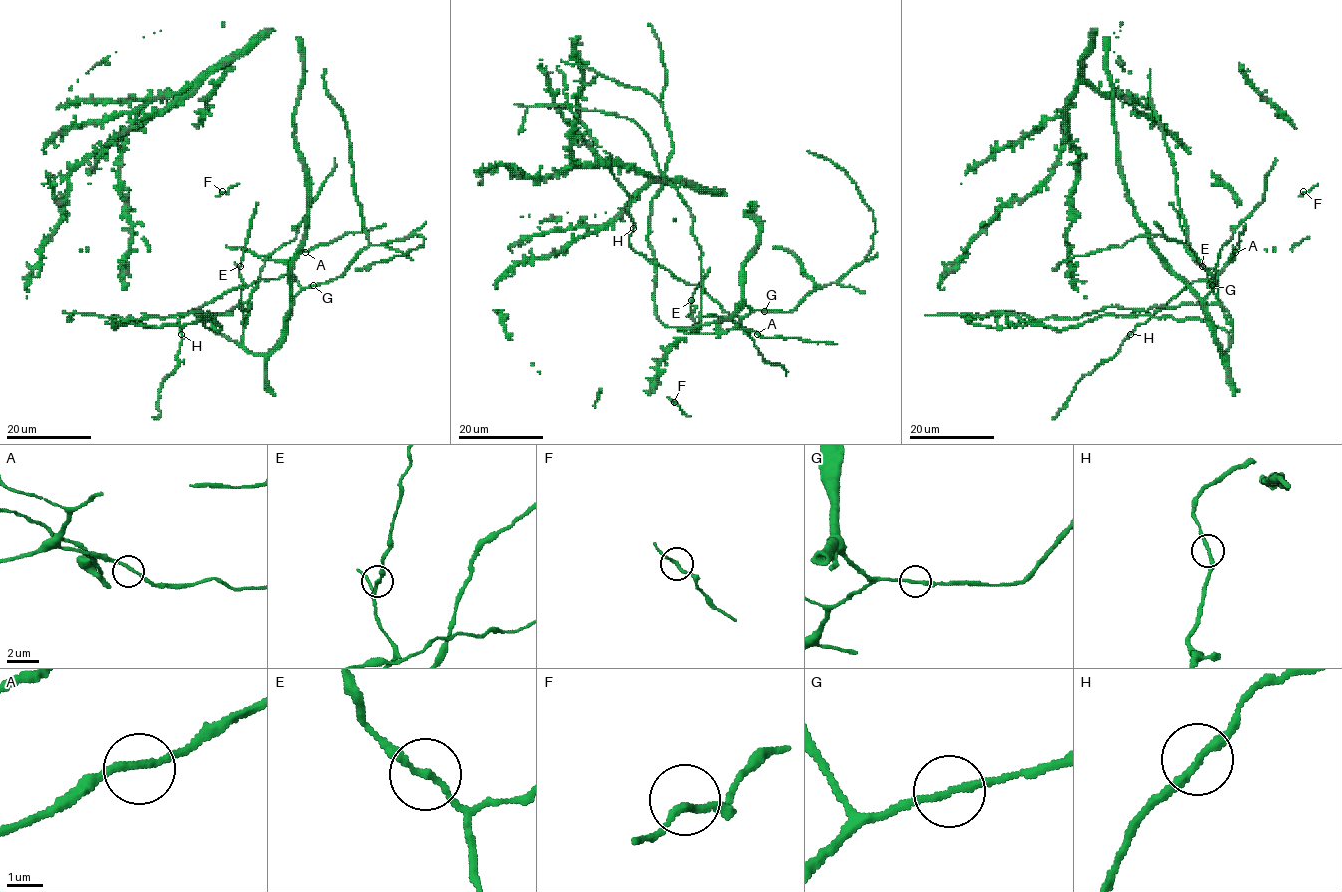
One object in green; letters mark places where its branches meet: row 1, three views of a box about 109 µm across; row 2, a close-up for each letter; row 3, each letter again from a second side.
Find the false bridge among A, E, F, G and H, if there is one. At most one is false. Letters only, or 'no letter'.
no letter

